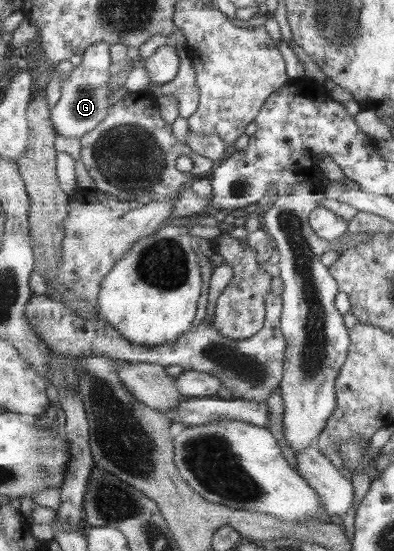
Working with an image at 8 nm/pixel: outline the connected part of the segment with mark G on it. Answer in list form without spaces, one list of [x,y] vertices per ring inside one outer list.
[[[102,43],[91,46],[84,53],[81,64],[75,67],[75,71],[61,84],[61,99],[51,110],[51,120],[59,135],[77,137],[81,140],[108,118],[112,107],[110,95],[112,95],[114,81],[110,76],[112,63],[110,44]]]

